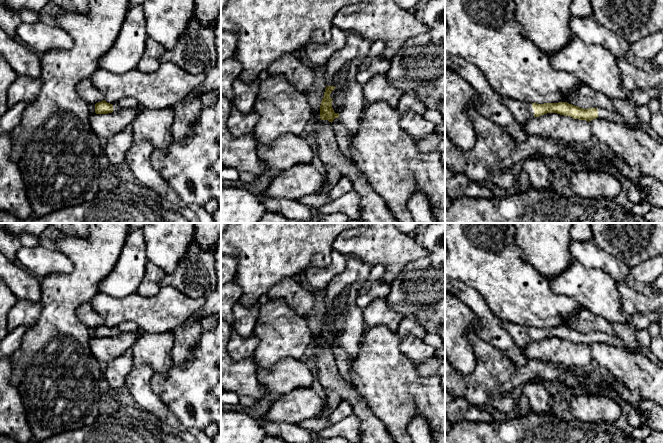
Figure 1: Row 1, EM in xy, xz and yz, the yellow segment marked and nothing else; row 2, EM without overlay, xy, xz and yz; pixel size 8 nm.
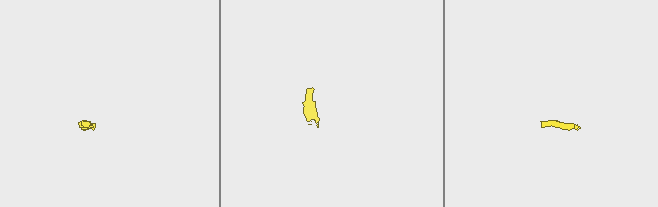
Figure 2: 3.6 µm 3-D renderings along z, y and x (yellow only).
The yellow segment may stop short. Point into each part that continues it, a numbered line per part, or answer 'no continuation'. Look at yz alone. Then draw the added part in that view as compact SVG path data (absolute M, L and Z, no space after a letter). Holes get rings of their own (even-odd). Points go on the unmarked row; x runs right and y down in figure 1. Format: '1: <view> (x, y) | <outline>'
1: yz (523, 335) | M501 321L501 325L511 334L516 345L522 350L534 341L535 335L533 334L532 327L518 326L508 321Z
2: yz (613, 340) | M598 333L598 342L606 343L606 344L609 344L609 345L614 346L614 347L619 347L619 348L625 349L629 352L634 352L634 353L640 352L636 349L629 347L626 344L626 342L621 340L616 335L608 335L608 334L604 334L604 333Z

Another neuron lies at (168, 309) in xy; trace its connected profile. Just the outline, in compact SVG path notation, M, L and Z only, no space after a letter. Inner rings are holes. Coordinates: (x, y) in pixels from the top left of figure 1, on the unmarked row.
M166 286L152 297L134 292L123 298L116 298L98 292L91 300L93 310L104 319L107 327L132 321L142 332L164 334L172 332L189 321L204 305L203 299L193 299Z

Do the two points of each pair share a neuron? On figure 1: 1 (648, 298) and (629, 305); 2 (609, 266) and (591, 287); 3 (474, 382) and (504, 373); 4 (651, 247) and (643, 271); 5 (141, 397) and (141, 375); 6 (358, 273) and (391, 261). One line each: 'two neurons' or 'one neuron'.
1: one neuron
2: two neurons
3: one neuron
4: two neurons
5: one neuron
6: two neurons

